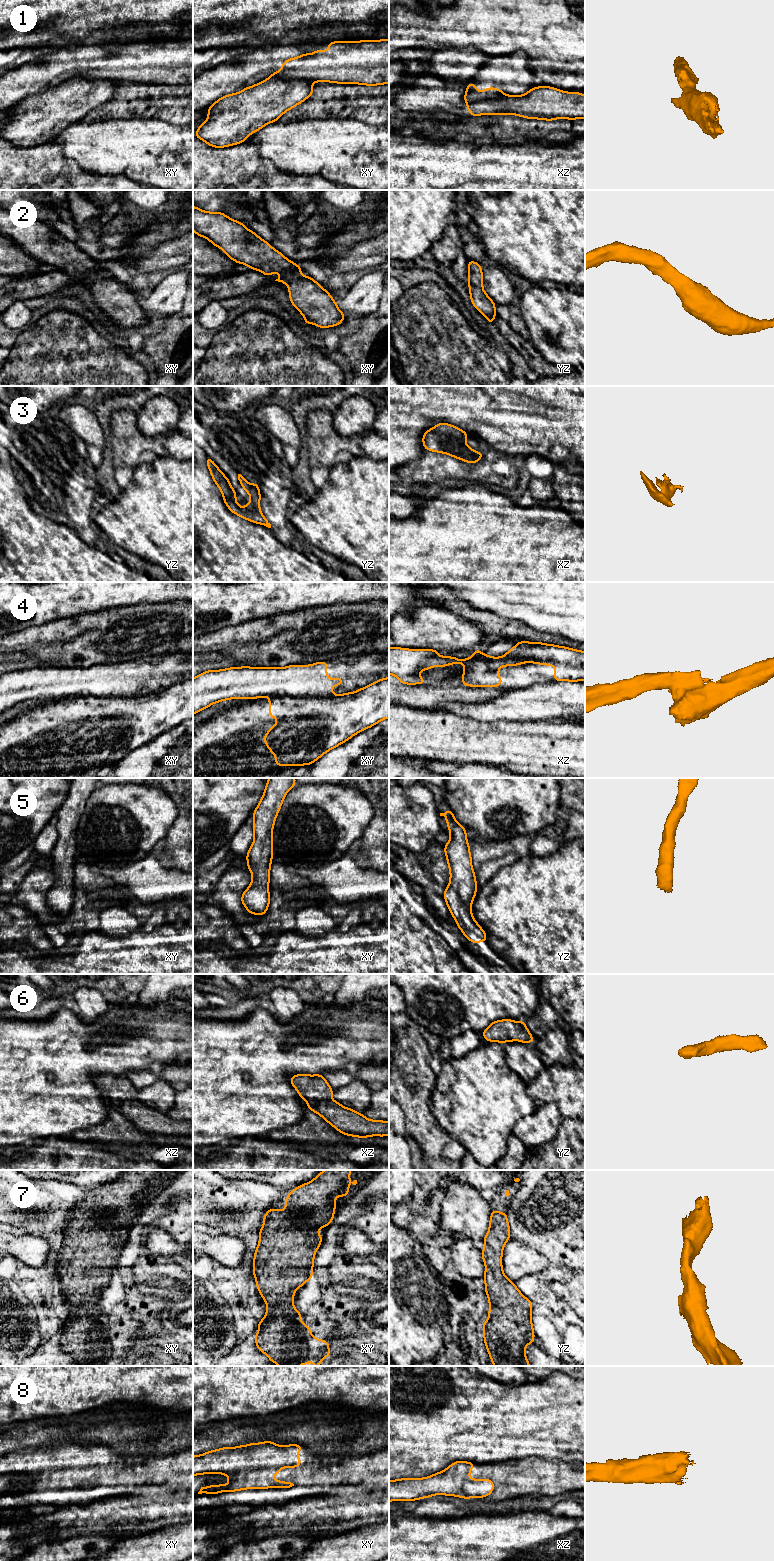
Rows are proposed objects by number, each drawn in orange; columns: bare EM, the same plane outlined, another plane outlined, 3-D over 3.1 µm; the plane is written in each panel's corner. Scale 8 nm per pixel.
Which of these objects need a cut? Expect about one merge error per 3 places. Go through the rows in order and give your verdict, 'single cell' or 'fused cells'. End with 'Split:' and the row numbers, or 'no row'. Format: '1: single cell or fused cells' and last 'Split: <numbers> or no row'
1: fused cells
2: single cell
3: single cell
4: fused cells
5: single cell
6: single cell
7: single cell
8: single cell
Split: 1, 4

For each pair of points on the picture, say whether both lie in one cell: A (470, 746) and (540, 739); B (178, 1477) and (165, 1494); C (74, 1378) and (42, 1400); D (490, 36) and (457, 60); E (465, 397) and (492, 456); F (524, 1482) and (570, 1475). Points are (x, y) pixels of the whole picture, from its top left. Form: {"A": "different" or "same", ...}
{"A": "same", "B": "different", "C": "same", "D": "different", "E": "different", "F": "same"}

